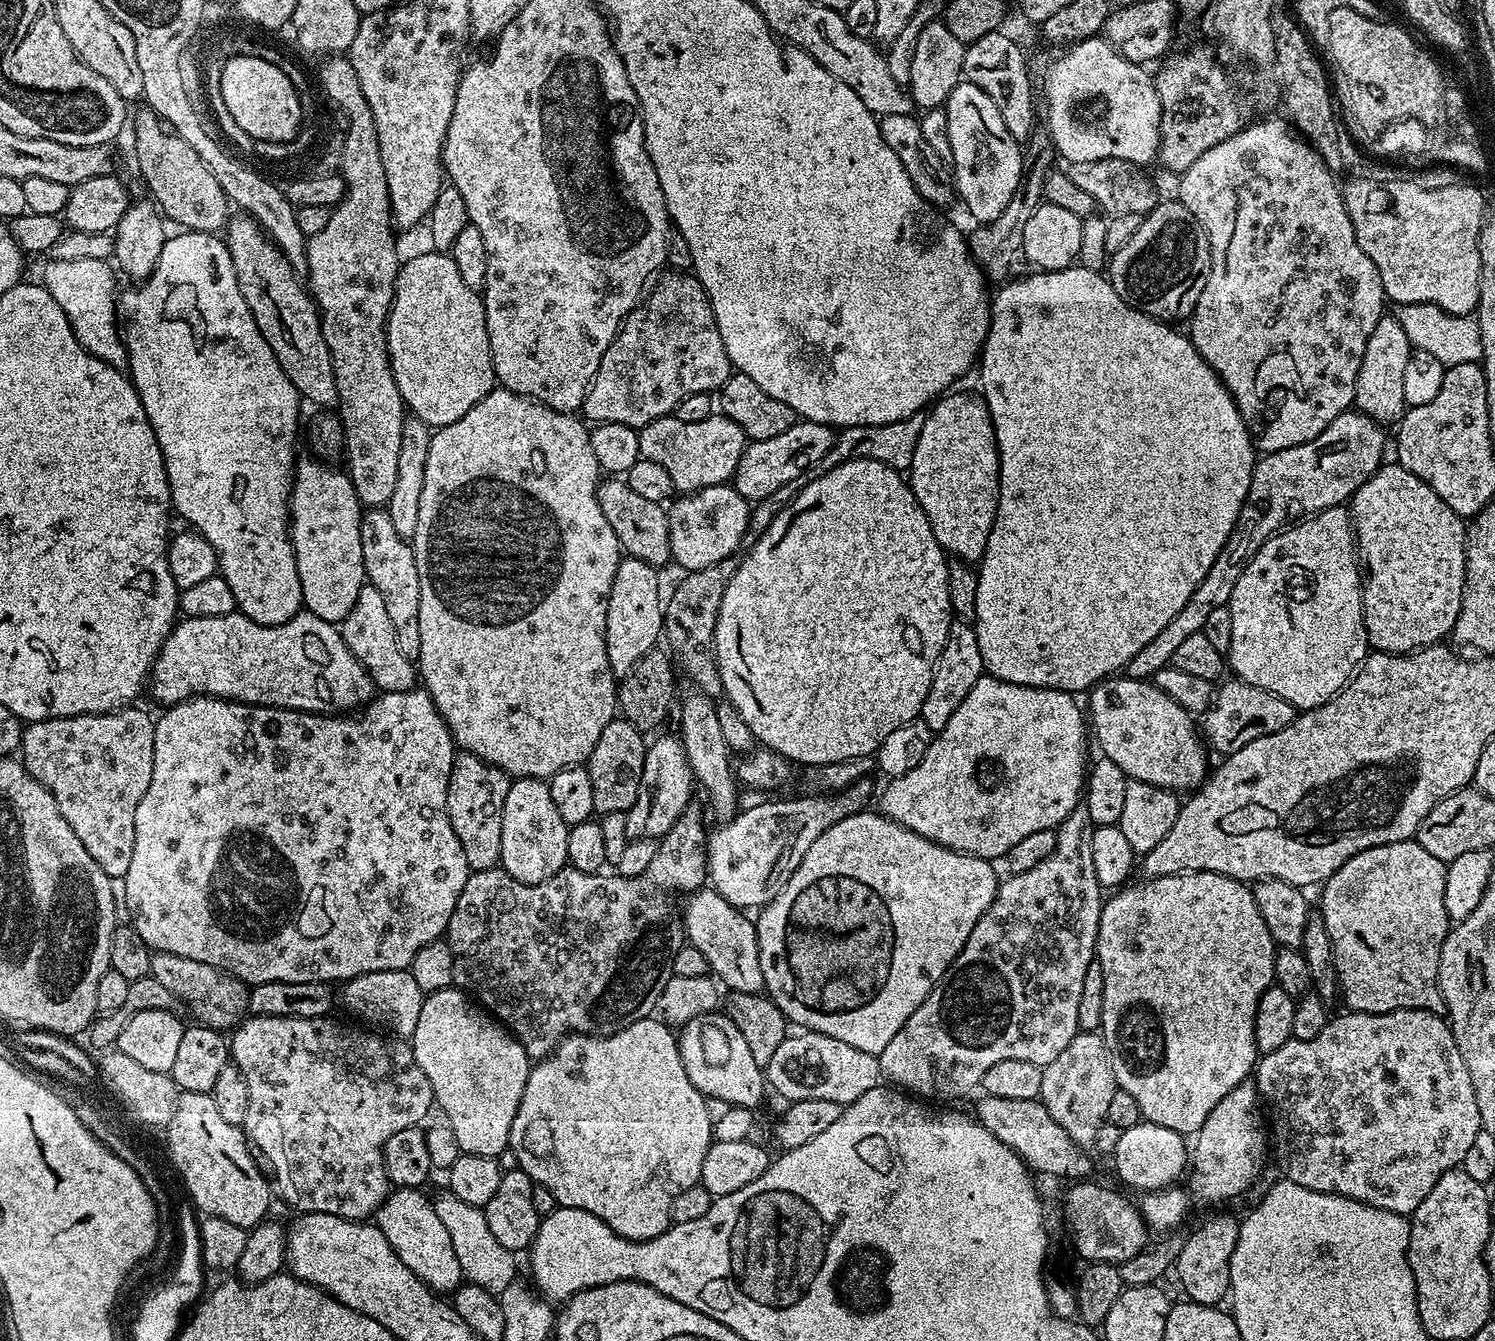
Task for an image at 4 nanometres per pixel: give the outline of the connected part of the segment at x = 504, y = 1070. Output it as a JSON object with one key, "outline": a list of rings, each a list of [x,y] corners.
{"outline":[[[453,986],[425,995],[418,1026],[410,1037],[410,1047],[422,1074],[426,1074],[430,1082],[435,1107],[444,1111],[443,1119],[454,1130],[461,1153],[496,1157],[509,1148],[510,1126],[514,1126],[514,1114],[518,1114],[530,1071],[526,1050],[511,1031]]]}

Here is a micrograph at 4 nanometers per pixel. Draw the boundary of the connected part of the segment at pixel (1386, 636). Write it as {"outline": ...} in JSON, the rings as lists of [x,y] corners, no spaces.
{"outline":[[[1399,462],[1381,464],[1370,479],[1358,486],[1350,501],[1350,515],[1362,565],[1364,625],[1369,649],[1403,654],[1441,643],[1451,633],[1462,610],[1466,578],[1464,548],[1468,544],[1465,517],[1454,514],[1422,478],[1410,474]]]}

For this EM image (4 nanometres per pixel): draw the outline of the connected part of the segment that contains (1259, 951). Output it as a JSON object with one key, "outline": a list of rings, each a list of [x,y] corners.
{"outline":[[[1179,872],[1173,876],[1154,876],[1141,881],[1141,884],[1129,883],[1115,894],[1109,895],[1112,897],[1103,901],[1100,910],[1096,960],[1102,966],[1102,982],[1106,987],[1102,990],[1102,1022],[1099,1031],[1110,1054],[1110,1066],[1114,1070],[1117,1089],[1130,1094],[1130,1098],[1138,1102],[1140,1115],[1147,1123],[1166,1126],[1166,1130],[1174,1130],[1188,1138],[1199,1131],[1214,1106],[1221,1102],[1230,1090],[1234,1090],[1253,1075],[1258,1059],[1254,1042],[1254,1014],[1258,1010],[1258,998],[1262,998],[1267,988],[1273,987],[1278,945],[1272,939],[1270,930],[1258,910],[1258,902],[1254,902],[1252,888],[1245,881],[1213,872]]]}

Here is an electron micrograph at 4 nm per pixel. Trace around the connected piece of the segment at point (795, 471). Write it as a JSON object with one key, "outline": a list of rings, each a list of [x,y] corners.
{"outline":[[[801,419],[792,424],[790,430],[778,434],[774,438],[751,441],[745,447],[742,458],[732,475],[731,483],[749,502],[758,502],[762,498],[770,498],[774,490],[782,490],[782,486],[796,484],[799,476],[811,464],[819,465],[832,448],[834,432],[827,424],[816,424],[812,420]]]}

